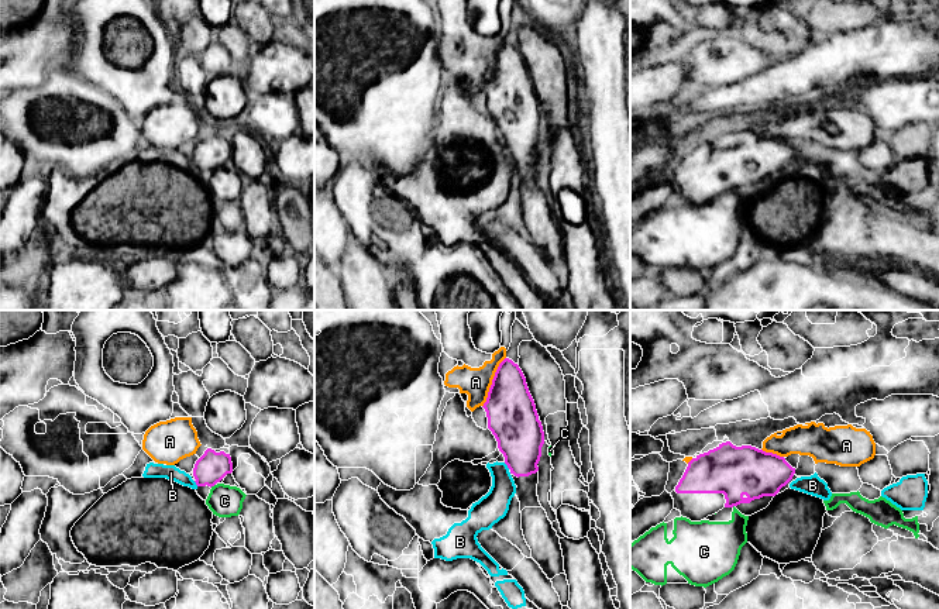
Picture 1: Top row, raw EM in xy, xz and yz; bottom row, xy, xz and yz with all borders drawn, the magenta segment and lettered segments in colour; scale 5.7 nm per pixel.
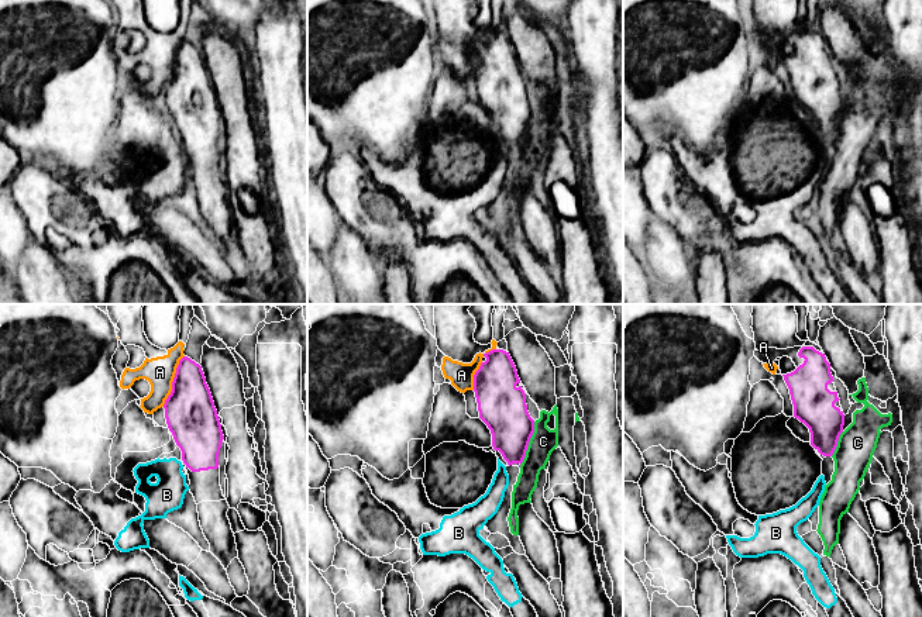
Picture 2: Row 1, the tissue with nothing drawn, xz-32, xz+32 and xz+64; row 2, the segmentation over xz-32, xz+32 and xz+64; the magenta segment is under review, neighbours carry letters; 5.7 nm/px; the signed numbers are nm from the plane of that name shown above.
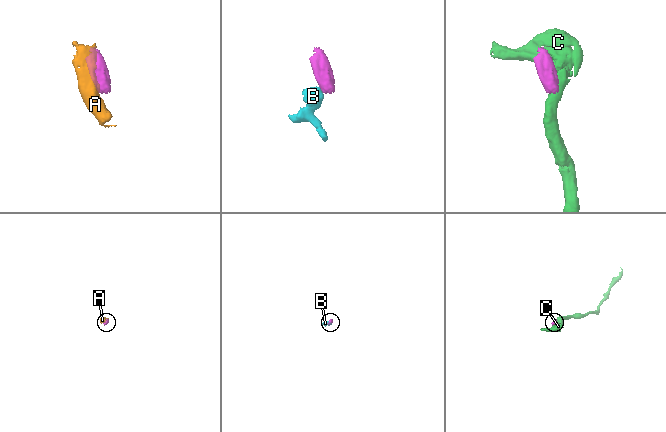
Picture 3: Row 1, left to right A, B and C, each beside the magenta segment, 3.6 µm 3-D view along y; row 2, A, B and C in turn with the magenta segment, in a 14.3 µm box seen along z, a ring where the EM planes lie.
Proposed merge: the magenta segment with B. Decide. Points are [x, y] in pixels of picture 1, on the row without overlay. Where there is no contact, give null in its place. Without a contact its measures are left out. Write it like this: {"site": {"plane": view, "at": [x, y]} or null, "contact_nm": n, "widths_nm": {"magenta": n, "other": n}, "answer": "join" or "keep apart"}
{"site": {"plane": "xz", "at": [506, 148]}, "contact_nm": 50, "widths_nm": {"magenta": 280, "other": 160}, "answer": "keep apart"}

